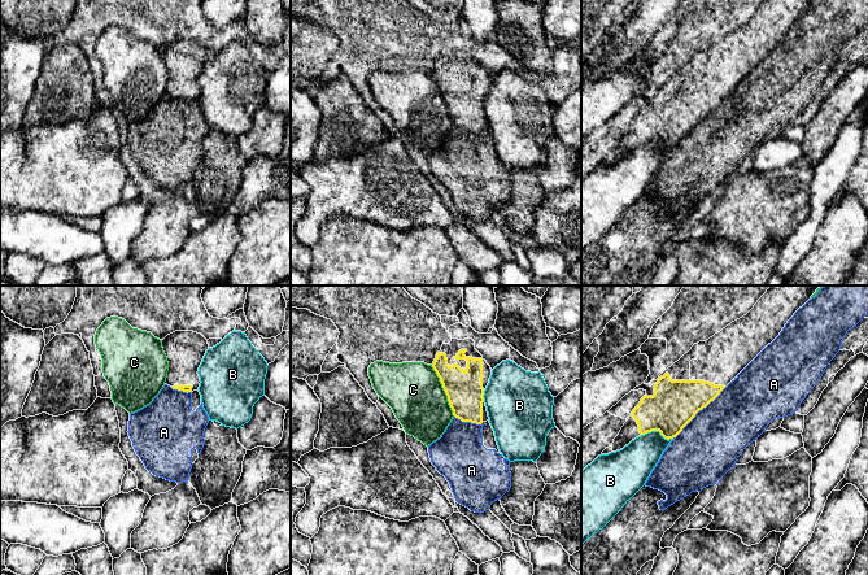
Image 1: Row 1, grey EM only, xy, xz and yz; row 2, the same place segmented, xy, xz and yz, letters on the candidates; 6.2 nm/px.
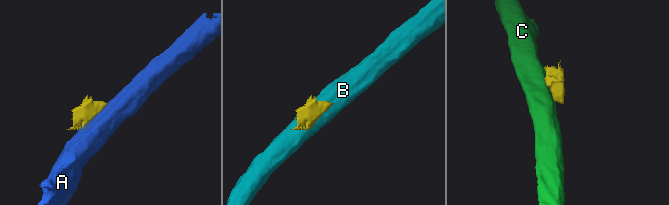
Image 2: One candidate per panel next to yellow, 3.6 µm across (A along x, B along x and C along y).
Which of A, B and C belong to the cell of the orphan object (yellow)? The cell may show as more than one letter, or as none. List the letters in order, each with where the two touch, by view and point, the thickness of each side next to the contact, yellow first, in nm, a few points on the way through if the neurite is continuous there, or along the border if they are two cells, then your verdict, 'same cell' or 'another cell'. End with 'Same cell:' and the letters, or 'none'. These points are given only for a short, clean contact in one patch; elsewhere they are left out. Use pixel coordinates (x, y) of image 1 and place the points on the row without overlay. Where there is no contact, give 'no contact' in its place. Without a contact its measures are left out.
A: contact yz (698, 120); calibres 280 and 380 nm; another cell
B: contact yz (657, 139); calibres 280 and 240 nm; another cell
C: contact xz (441, 92); calibres 220 and 360 nm; another cell
Same cell: none

